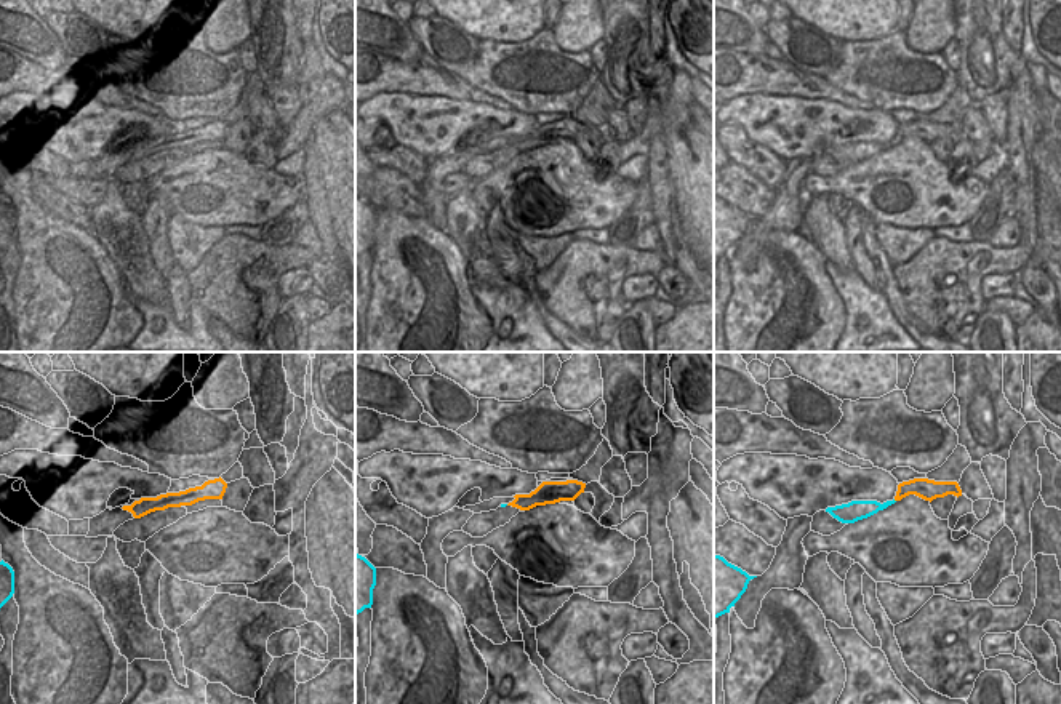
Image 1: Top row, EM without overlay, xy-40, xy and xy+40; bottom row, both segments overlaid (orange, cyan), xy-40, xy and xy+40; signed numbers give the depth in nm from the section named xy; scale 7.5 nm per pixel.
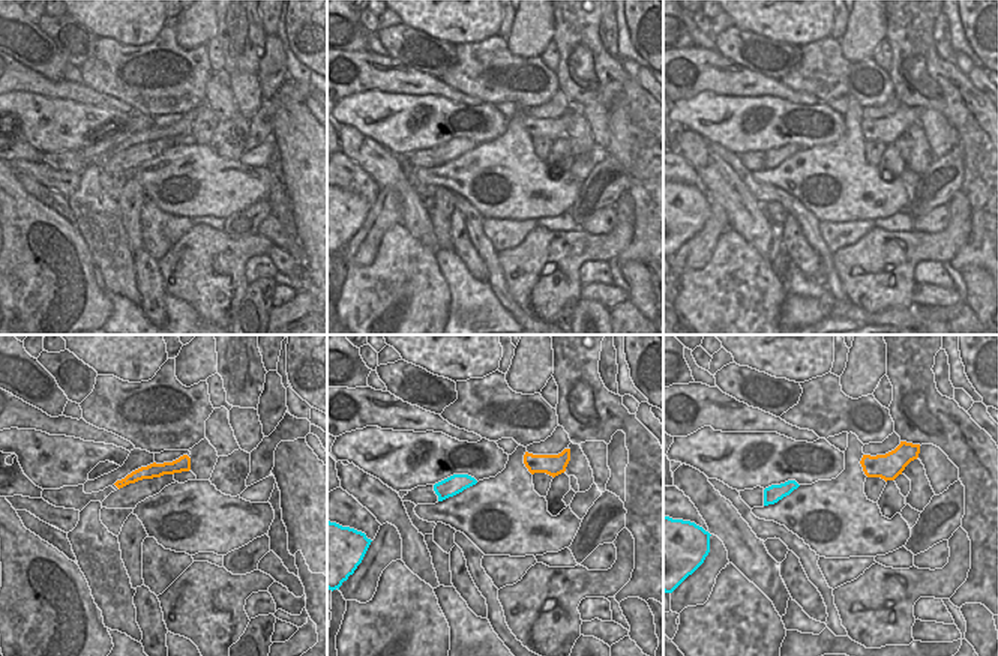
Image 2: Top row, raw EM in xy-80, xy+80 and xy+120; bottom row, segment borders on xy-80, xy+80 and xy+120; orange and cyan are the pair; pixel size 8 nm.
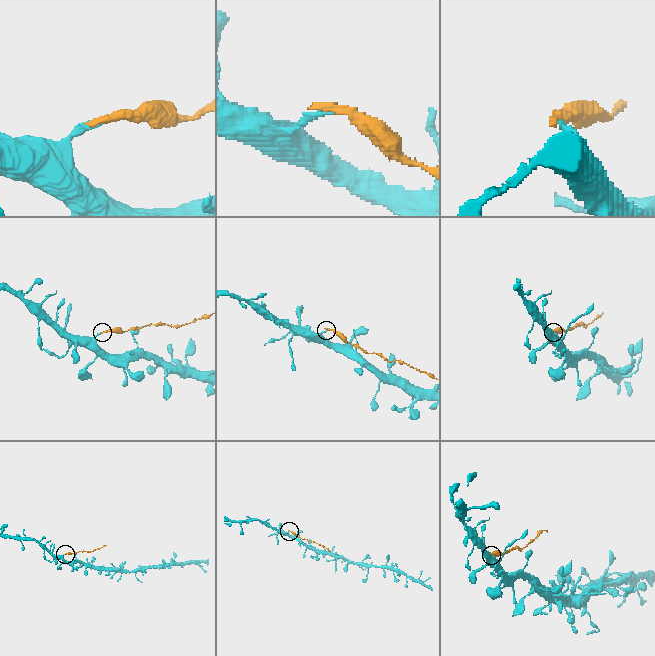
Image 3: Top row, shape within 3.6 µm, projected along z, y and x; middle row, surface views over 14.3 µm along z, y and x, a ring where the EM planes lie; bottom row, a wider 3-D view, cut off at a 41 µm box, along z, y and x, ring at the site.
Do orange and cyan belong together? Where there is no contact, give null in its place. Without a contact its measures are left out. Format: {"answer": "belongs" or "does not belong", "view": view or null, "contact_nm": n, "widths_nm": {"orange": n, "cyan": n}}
{"answer": "does not belong", "view": null}

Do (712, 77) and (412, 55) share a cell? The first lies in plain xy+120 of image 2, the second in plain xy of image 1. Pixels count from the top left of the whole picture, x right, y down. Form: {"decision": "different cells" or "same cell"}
{"decision": "different cells"}

